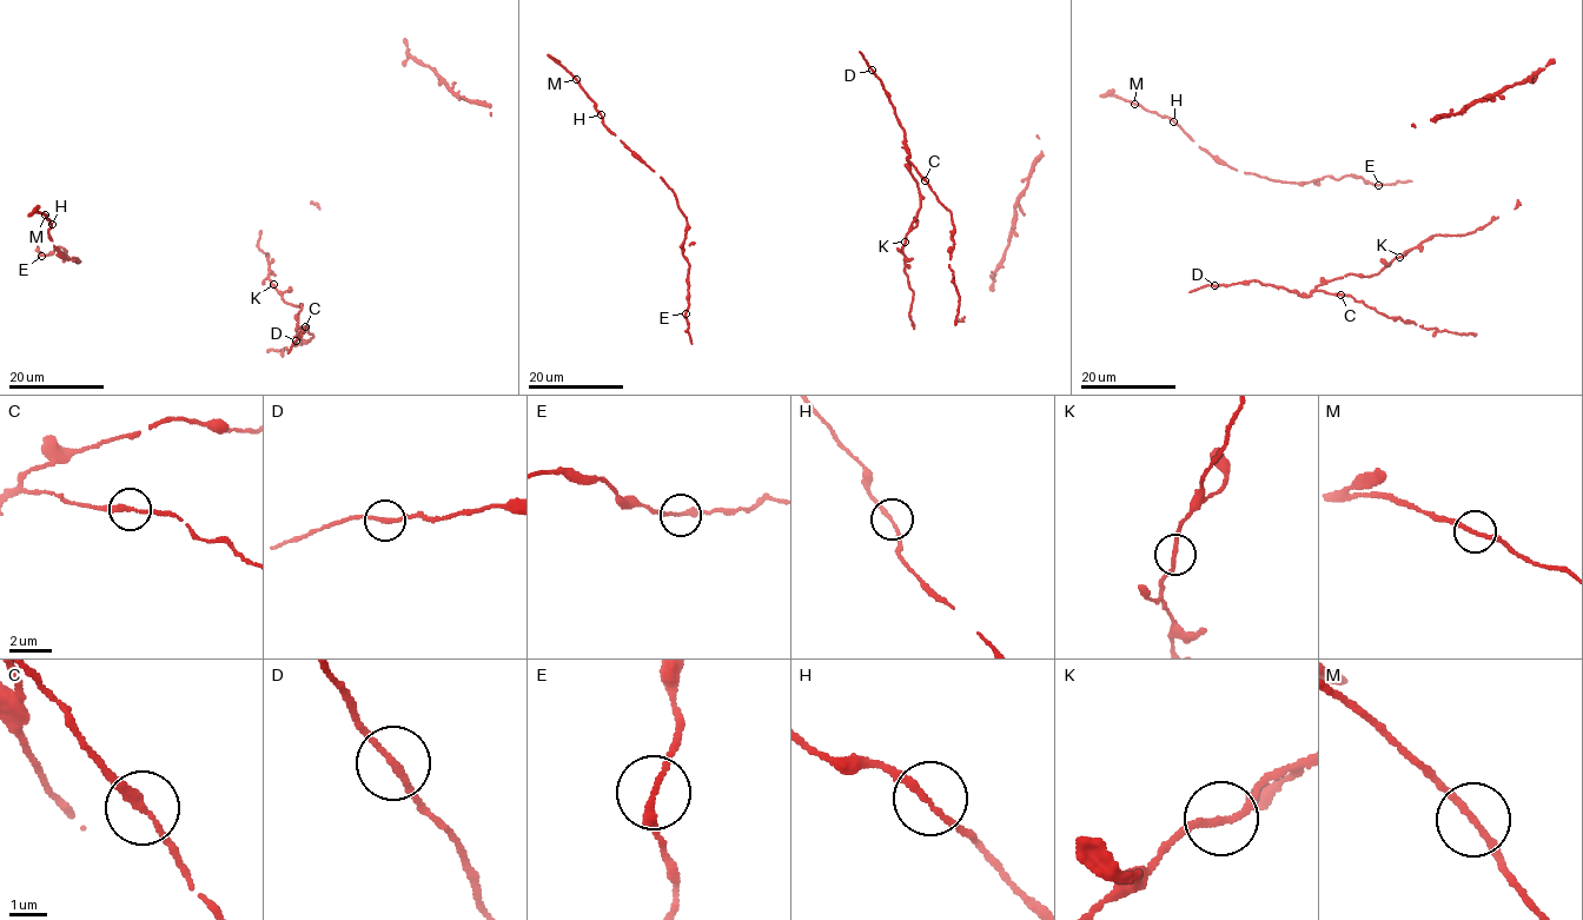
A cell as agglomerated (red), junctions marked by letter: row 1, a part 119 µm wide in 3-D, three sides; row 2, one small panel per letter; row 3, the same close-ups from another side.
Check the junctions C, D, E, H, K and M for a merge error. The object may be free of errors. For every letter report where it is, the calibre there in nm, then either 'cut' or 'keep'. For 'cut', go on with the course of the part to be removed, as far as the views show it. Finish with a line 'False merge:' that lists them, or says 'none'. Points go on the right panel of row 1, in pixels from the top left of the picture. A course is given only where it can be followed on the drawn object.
C: (1340, 295) | 240 nm | keep
D: (1214, 285) | 170 nm | keep
E: (1378, 185) | 200 nm | keep
H: (1173, 121) | 180 nm | keep
K: (1399, 257) | 190 nm | keep
M: (1134, 104) | 180 nm | keep
False merge: none

